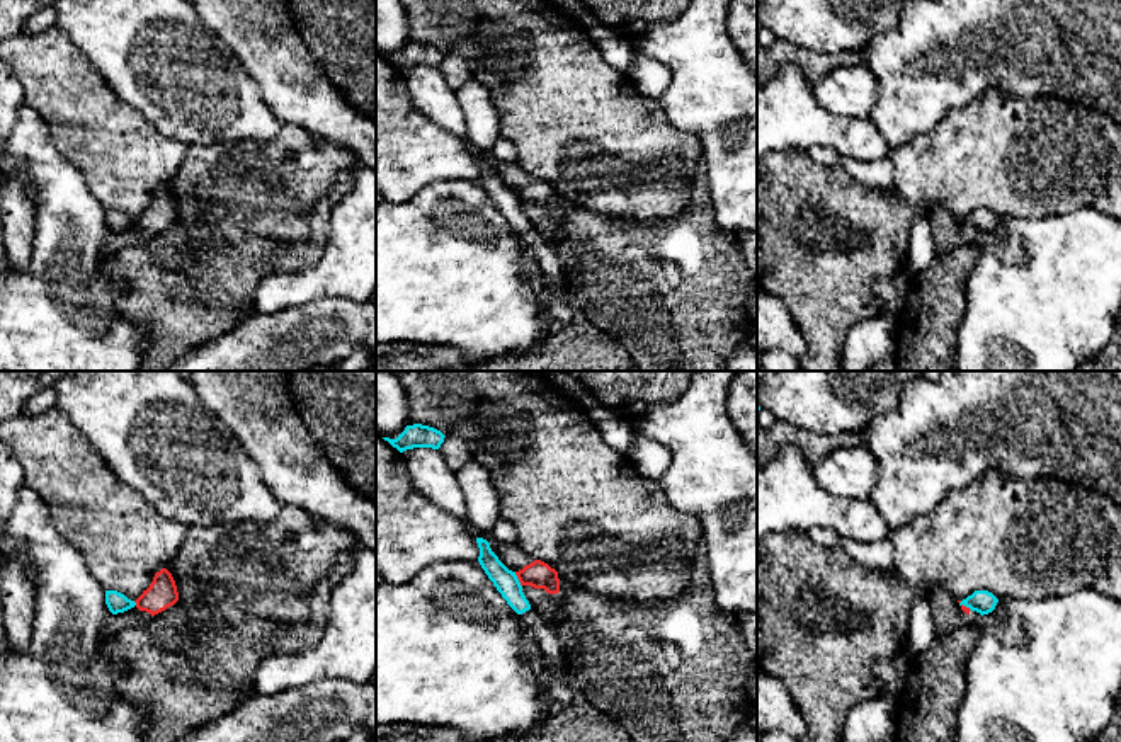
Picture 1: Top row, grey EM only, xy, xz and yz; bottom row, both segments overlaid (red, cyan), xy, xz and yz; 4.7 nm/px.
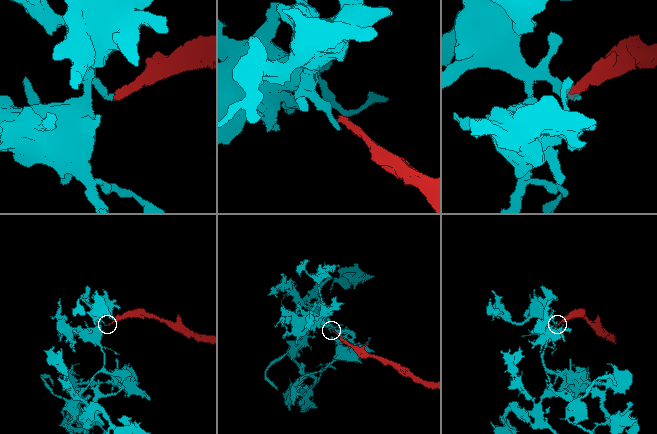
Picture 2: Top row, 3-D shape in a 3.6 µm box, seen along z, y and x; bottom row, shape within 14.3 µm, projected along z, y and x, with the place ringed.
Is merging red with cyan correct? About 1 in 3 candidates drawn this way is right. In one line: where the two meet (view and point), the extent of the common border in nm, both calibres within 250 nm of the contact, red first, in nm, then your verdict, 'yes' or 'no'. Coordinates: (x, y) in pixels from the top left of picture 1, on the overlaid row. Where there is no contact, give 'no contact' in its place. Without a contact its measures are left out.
meets red in xz at (517, 577); contact 80 nm long; 130 nm thick on the red side, 120 nm on the other; no

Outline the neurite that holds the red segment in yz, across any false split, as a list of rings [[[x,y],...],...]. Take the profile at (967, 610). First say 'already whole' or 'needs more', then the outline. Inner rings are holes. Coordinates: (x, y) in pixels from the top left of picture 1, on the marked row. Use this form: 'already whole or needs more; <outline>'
needs more; [[[936,589],[929,602],[937,636],[971,621],[970,608],[959,604],[947,589]]]

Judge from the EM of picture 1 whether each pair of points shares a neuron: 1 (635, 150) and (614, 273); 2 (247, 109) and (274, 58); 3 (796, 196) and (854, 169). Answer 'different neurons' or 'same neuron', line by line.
1: different neurons
2: different neurons
3: different neurons

